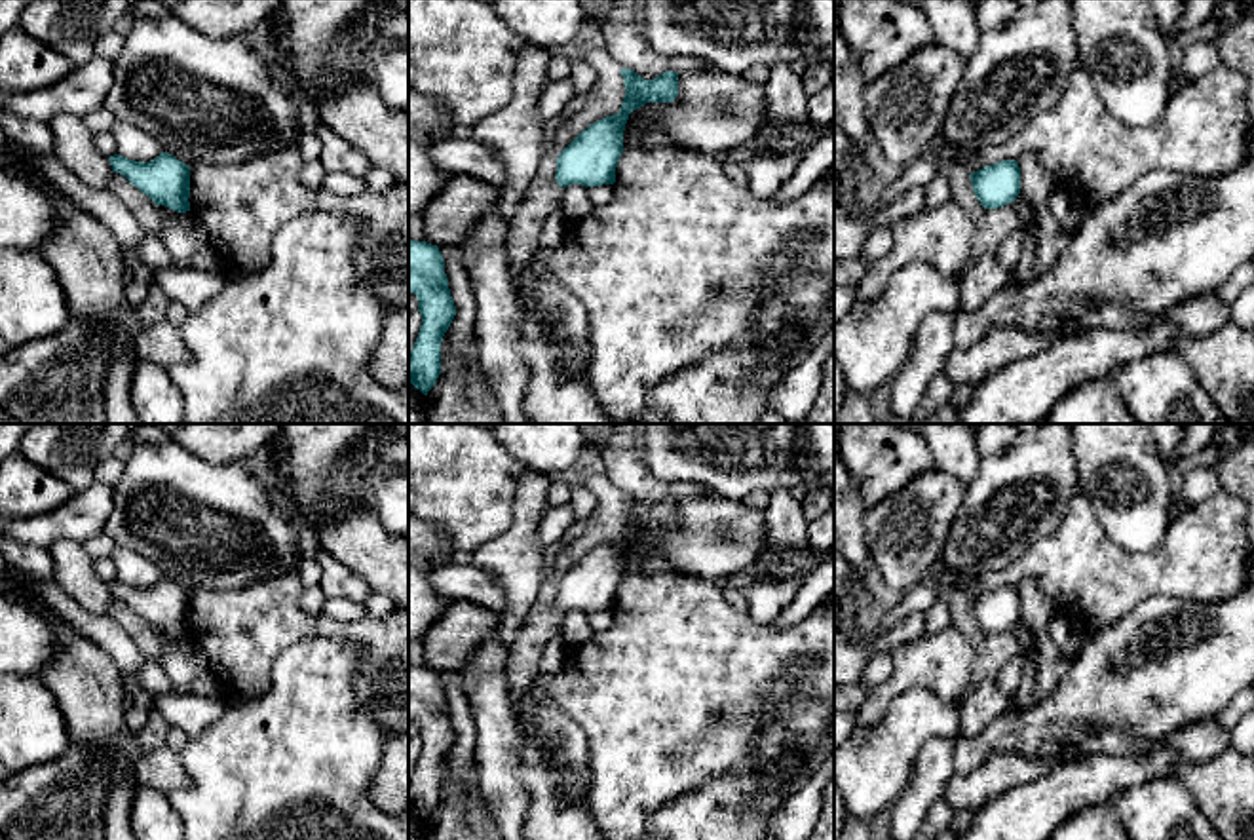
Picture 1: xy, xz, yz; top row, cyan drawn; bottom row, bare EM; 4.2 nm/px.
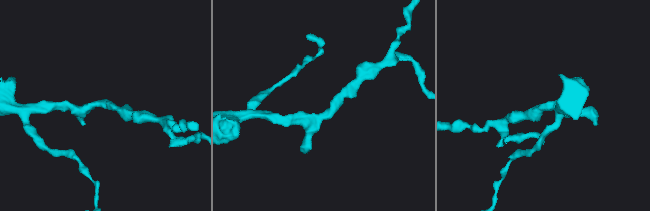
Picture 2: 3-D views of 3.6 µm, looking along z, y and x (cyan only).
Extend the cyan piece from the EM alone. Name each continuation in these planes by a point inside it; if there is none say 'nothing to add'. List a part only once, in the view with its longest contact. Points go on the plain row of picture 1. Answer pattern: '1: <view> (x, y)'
nothing to add

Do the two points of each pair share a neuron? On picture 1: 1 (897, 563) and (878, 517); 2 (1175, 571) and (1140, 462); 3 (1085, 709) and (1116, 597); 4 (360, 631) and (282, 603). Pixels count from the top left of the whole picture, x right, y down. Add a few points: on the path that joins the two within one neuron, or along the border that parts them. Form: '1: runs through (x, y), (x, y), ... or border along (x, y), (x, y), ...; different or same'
1: runs through (895, 552), (895, 534), (890, 529); same
2: border along (1173, 519), (1165, 534), (1150, 550), (1121, 550); different
3: border along (1146, 599), (1139, 601), (1118, 620), (1085, 635); different
4: runs through (341, 630), (304, 626), (301, 622); same

